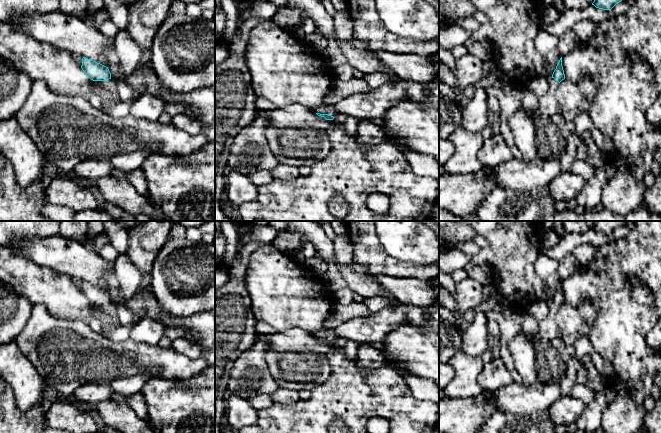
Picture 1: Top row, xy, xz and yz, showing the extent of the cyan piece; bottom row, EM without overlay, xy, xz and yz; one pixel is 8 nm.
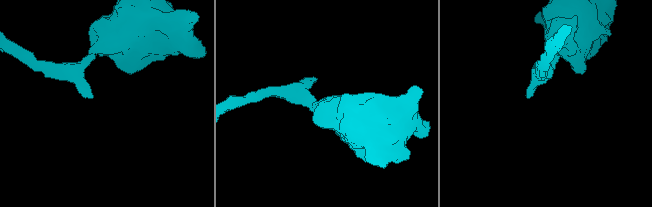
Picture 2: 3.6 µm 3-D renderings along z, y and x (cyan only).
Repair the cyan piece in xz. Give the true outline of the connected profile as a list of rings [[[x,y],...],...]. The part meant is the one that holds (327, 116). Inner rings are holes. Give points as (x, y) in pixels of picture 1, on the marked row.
[[[323,107],[321,109],[315,110],[318,116],[324,117],[326,120],[333,120],[337,115],[337,112],[333,107]]]

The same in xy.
[[[83,57],[81,68],[91,80],[96,82],[100,90],[104,90],[111,95],[110,98],[101,98],[102,111],[107,110],[115,104],[121,103],[117,92],[117,86],[111,78],[108,67]]]

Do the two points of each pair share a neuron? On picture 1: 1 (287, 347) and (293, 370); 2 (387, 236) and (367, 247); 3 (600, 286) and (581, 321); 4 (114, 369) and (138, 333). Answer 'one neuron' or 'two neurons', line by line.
1: one neuron
2: two neurons
3: two neurons
4: two neurons

